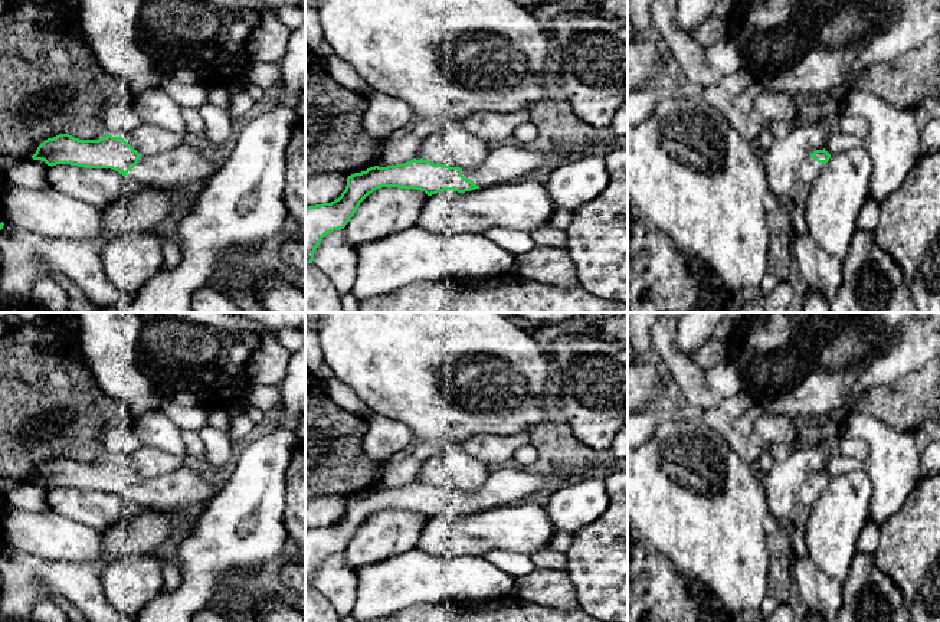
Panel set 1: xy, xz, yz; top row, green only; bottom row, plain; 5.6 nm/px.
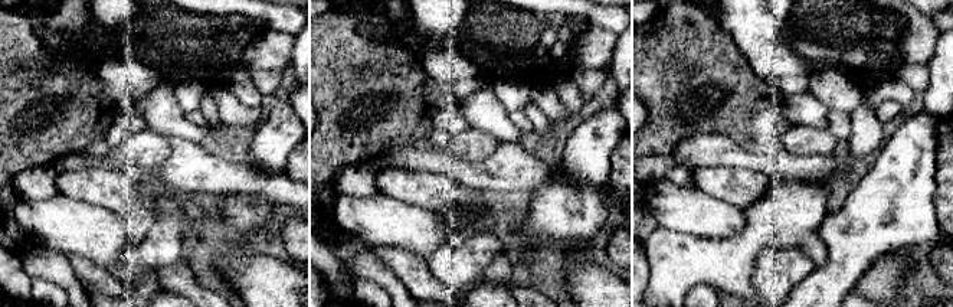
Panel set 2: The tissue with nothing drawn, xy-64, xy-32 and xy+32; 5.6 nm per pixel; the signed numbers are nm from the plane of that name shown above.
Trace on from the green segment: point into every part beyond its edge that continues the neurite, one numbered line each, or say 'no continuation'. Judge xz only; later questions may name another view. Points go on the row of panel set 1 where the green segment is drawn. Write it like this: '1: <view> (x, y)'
1: xz (504, 163)

